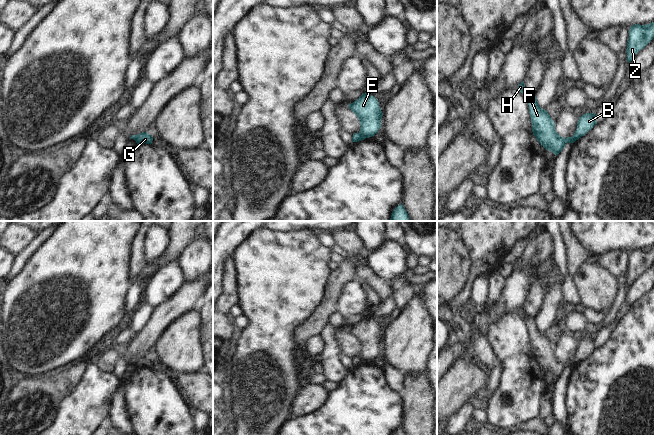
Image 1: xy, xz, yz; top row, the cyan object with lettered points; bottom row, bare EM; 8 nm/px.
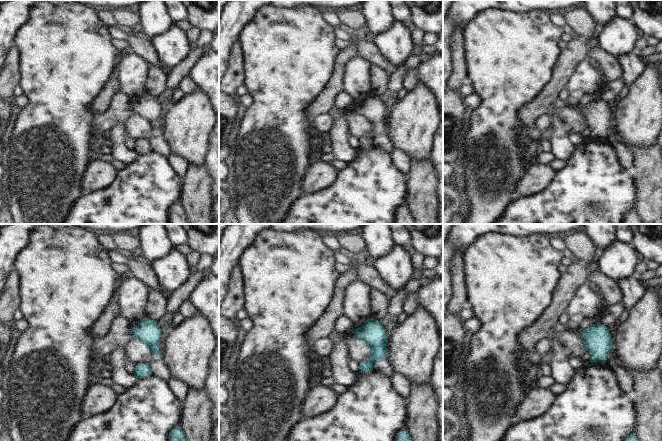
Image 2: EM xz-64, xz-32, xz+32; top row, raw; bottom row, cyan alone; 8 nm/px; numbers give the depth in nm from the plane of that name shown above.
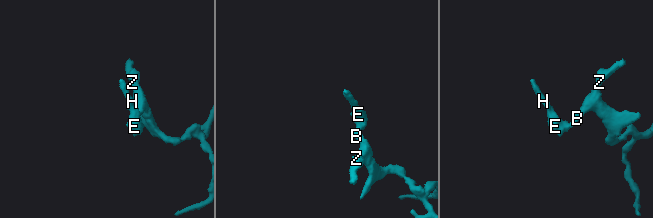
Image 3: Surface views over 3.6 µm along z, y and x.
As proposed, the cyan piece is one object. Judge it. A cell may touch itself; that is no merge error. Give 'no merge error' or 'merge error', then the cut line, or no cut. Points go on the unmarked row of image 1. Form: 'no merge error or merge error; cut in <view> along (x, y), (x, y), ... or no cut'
merge error; cut in xz along (359, 356), (365, 361)

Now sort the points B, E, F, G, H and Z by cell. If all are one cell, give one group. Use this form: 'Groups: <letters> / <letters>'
Groups: B Z / E F G H.

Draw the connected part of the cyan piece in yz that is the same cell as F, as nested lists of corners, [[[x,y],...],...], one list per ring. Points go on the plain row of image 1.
[[[524,305],[518,309],[518,313],[525,320],[529,329],[533,359],[546,374],[557,380],[567,367],[576,365],[574,360],[565,362],[556,356],[555,346],[548,336],[539,330],[535,318],[527,315]]]

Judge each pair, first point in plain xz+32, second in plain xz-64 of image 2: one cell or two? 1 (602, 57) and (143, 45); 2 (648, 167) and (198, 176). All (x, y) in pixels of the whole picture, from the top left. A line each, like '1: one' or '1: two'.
1: one
2: one

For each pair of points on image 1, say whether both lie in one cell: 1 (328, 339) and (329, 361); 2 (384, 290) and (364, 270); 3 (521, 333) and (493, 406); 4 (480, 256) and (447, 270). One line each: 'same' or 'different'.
1: same
2: same
3: same
4: different

